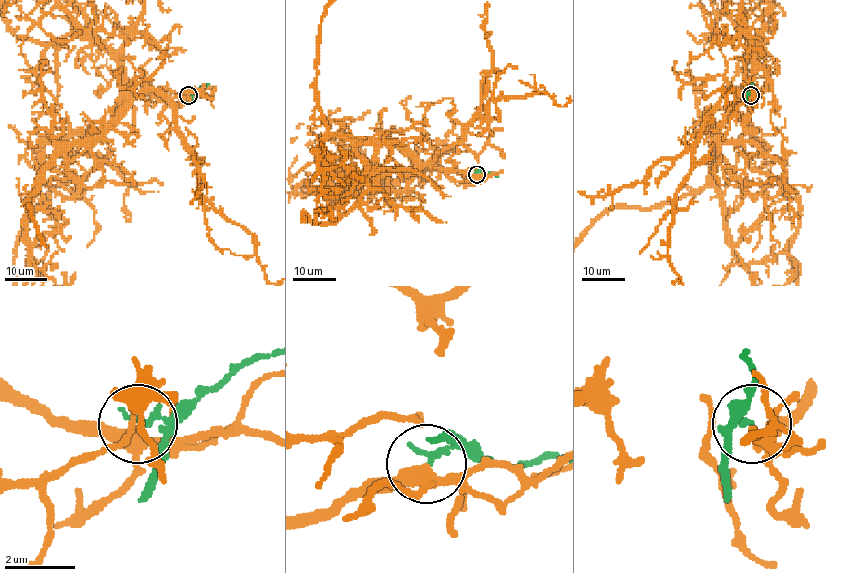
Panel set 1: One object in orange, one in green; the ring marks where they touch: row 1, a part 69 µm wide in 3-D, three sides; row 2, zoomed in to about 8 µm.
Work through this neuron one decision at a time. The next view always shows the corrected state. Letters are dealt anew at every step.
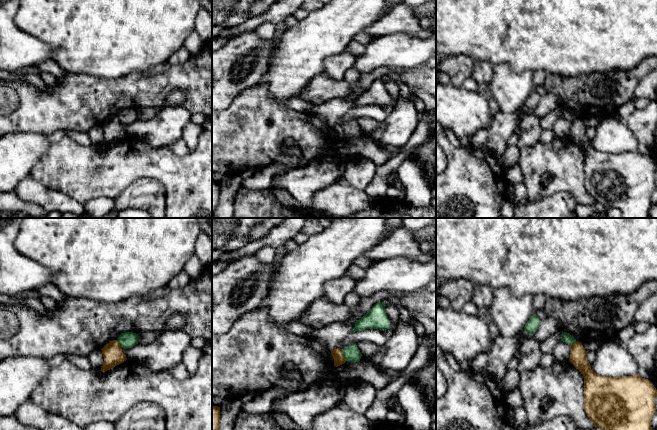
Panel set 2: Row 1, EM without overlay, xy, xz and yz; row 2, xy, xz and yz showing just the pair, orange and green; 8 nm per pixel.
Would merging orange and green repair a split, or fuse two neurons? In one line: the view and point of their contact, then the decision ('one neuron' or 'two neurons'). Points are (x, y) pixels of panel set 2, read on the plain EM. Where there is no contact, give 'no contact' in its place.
xz (343, 131) | two neurons

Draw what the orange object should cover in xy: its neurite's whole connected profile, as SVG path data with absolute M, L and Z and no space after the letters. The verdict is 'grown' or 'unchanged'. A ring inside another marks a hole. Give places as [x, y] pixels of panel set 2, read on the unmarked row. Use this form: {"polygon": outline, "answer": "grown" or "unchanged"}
{"polygon": "M117 116L110 117L102 125L104 133L103 142L100 147L105 148L127 136L122 128L122 123Z", "answer": "unchanged"}

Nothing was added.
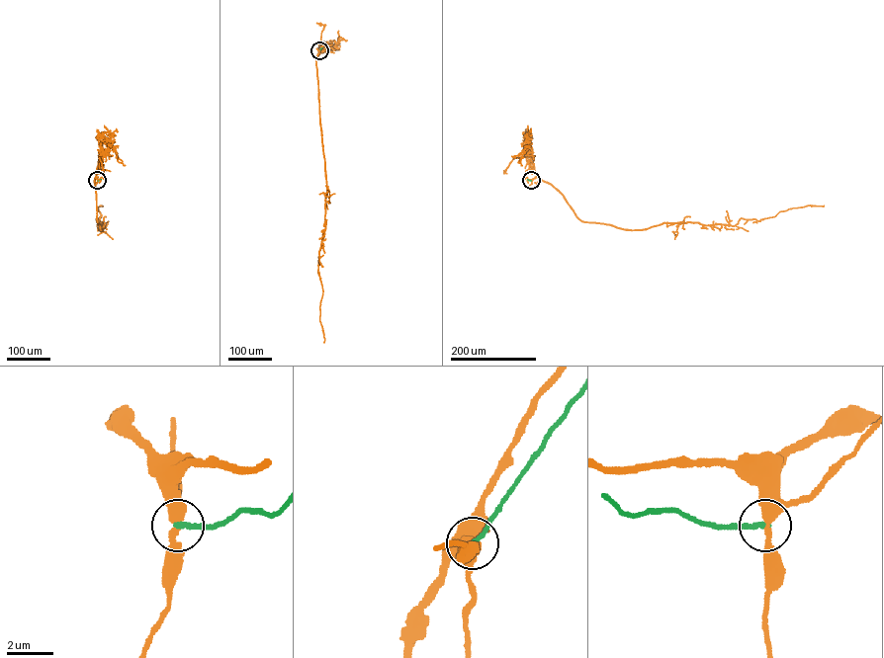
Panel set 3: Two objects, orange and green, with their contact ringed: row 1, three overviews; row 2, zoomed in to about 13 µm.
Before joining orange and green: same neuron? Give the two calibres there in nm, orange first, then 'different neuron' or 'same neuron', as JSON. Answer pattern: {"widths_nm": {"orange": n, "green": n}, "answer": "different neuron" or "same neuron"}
{"widths_nm": {"orange": 400, "green": 200}, "answer": "different neuron"}

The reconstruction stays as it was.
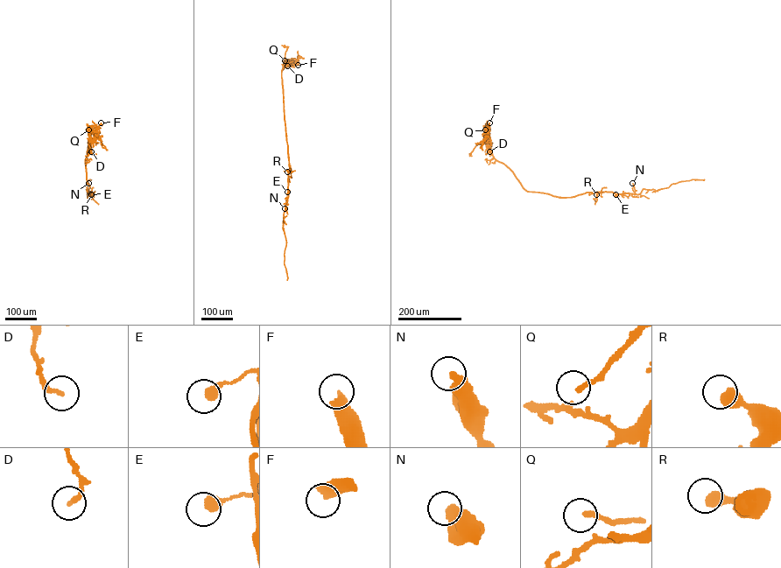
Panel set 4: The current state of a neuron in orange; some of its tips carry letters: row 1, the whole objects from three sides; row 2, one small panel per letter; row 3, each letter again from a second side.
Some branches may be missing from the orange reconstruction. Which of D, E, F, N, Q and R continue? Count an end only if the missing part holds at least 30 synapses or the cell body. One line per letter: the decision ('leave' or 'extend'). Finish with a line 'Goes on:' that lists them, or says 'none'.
D: leave
E: leave
F: extend
N: leave
Q: leave
R: leave
Goes on: F

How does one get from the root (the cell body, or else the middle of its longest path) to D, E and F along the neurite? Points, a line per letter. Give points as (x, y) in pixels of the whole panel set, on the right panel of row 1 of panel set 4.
D: (566, 197), (527, 192), (513, 172), (495, 158), (488, 138), (485, 143), (489, 151)
E: (566, 197), (587, 192), (613, 192), (615, 194)
F: (566, 197), (526, 191), (513, 172), (493, 155), (491, 143), (487, 138), (489, 122)

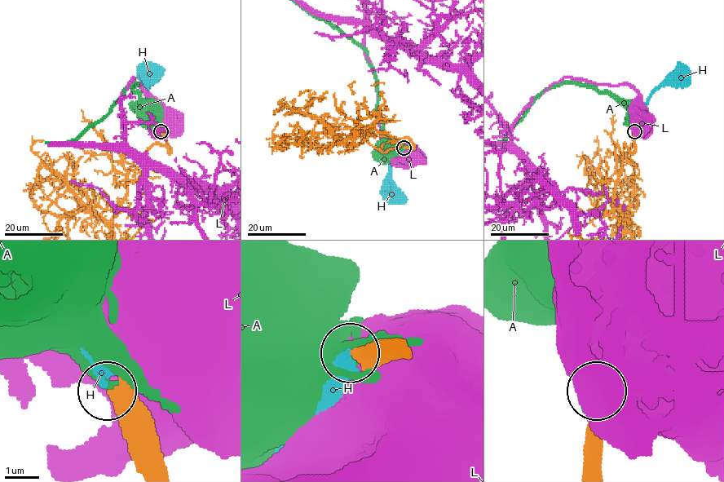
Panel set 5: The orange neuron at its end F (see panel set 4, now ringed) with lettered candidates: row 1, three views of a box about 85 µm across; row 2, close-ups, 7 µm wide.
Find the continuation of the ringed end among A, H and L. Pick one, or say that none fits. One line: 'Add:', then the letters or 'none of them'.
Add: H

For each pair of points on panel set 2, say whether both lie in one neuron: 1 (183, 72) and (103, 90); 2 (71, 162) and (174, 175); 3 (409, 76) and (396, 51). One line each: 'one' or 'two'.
1: one
2: one
3: two

